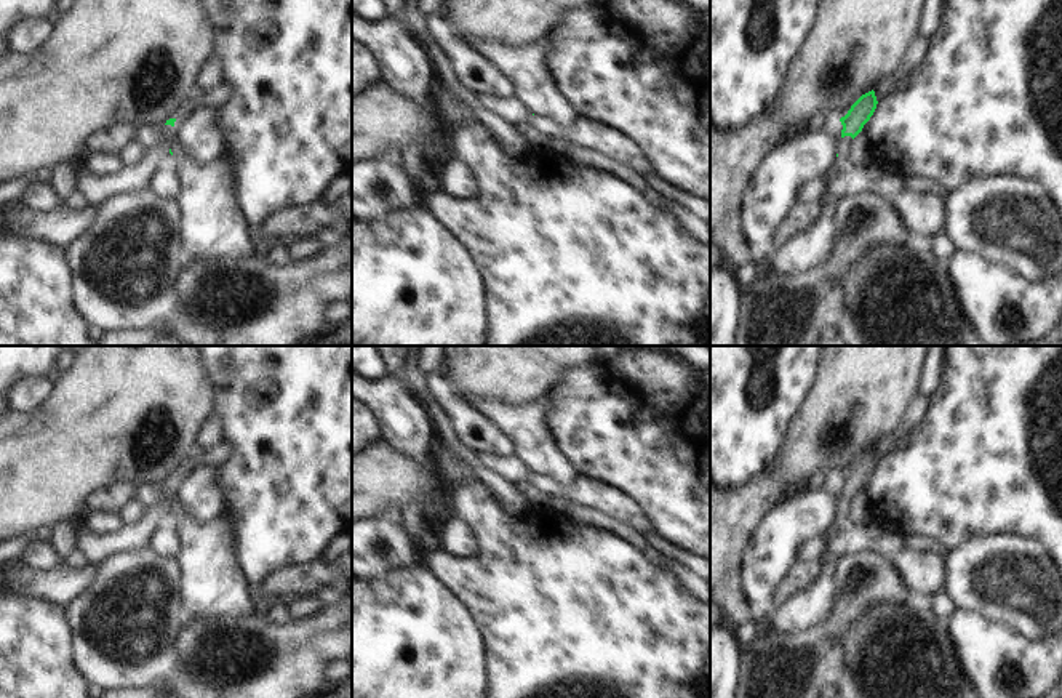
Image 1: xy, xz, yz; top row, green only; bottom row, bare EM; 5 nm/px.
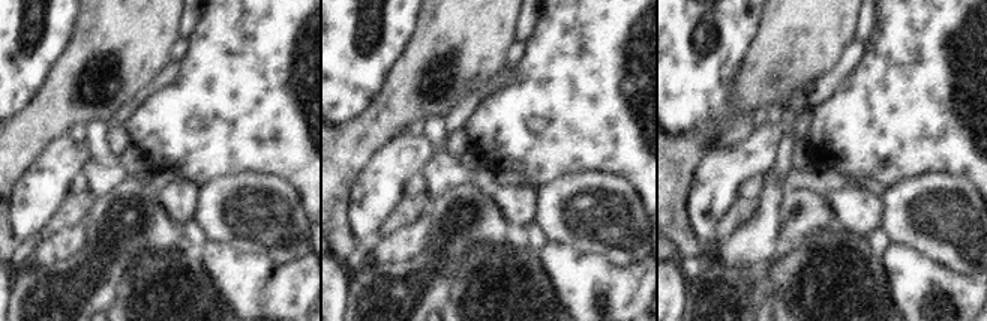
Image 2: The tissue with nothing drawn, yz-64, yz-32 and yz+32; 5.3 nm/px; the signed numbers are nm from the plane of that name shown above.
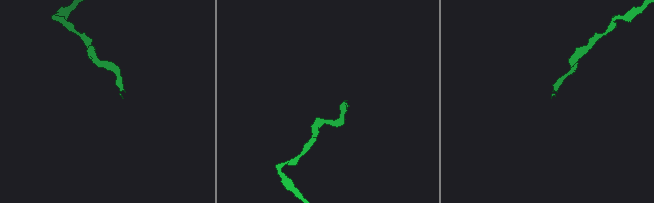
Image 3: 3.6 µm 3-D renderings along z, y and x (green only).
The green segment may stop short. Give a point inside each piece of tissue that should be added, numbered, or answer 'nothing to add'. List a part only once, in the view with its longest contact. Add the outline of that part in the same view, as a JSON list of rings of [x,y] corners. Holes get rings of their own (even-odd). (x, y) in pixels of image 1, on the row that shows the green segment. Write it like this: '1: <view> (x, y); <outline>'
1: yz (845, 143); [[[844,136],[844,138],[840,139],[840,142],[838,142],[838,157],[841,160],[849,160],[851,146],[852,146],[852,138],[851,136]]]

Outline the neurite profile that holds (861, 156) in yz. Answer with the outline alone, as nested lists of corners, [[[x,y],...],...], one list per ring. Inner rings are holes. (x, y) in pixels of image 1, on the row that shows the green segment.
[[[860,131],[852,139],[849,162],[854,168],[870,168],[872,165],[878,163],[872,150],[870,141],[864,131]]]

